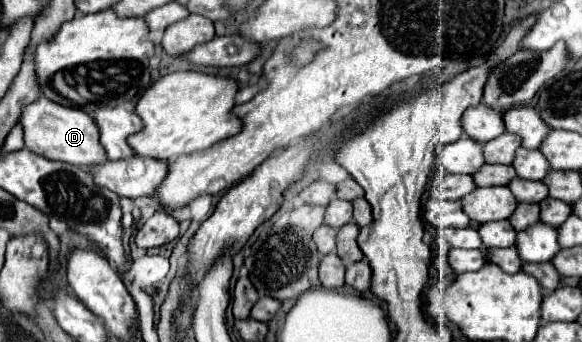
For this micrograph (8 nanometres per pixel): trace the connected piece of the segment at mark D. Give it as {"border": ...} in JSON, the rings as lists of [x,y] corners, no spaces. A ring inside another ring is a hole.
{"border":[[[39,97],[23,107],[19,125],[23,127],[25,133],[25,149],[45,159],[65,161],[79,167],[91,167],[95,163],[107,161],[107,155],[103,155],[103,147],[99,147],[99,131],[95,131],[91,115],[87,115],[81,109],[63,107],[45,97]]]}

